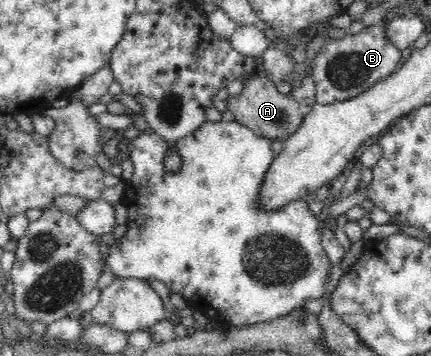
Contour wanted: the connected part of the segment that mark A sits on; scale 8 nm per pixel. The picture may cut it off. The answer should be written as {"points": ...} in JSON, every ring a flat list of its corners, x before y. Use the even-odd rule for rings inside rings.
{"points":[[262,72,251,77,240,94,236,96,228,94,224,104,238,122,271,141,278,137,286,140,300,126,305,115,300,109,300,104,287,92,278,89,278,86,269,79,268,74]]}

